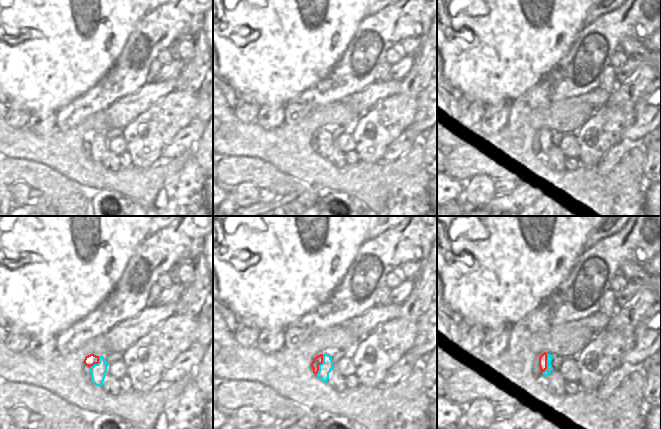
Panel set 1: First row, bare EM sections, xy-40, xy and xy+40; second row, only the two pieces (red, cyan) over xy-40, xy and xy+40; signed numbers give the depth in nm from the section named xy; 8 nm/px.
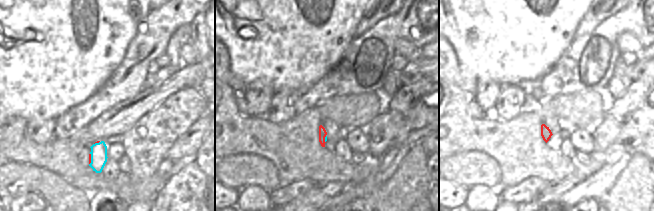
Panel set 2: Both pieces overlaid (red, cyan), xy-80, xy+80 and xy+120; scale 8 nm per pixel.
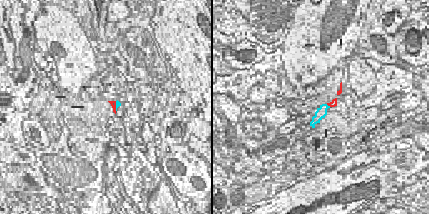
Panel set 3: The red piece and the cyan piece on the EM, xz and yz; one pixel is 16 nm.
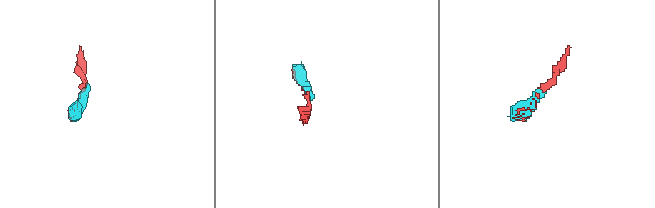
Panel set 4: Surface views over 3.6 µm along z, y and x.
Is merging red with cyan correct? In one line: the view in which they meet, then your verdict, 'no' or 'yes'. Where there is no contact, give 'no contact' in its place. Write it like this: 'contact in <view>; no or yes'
contact in xy; no

